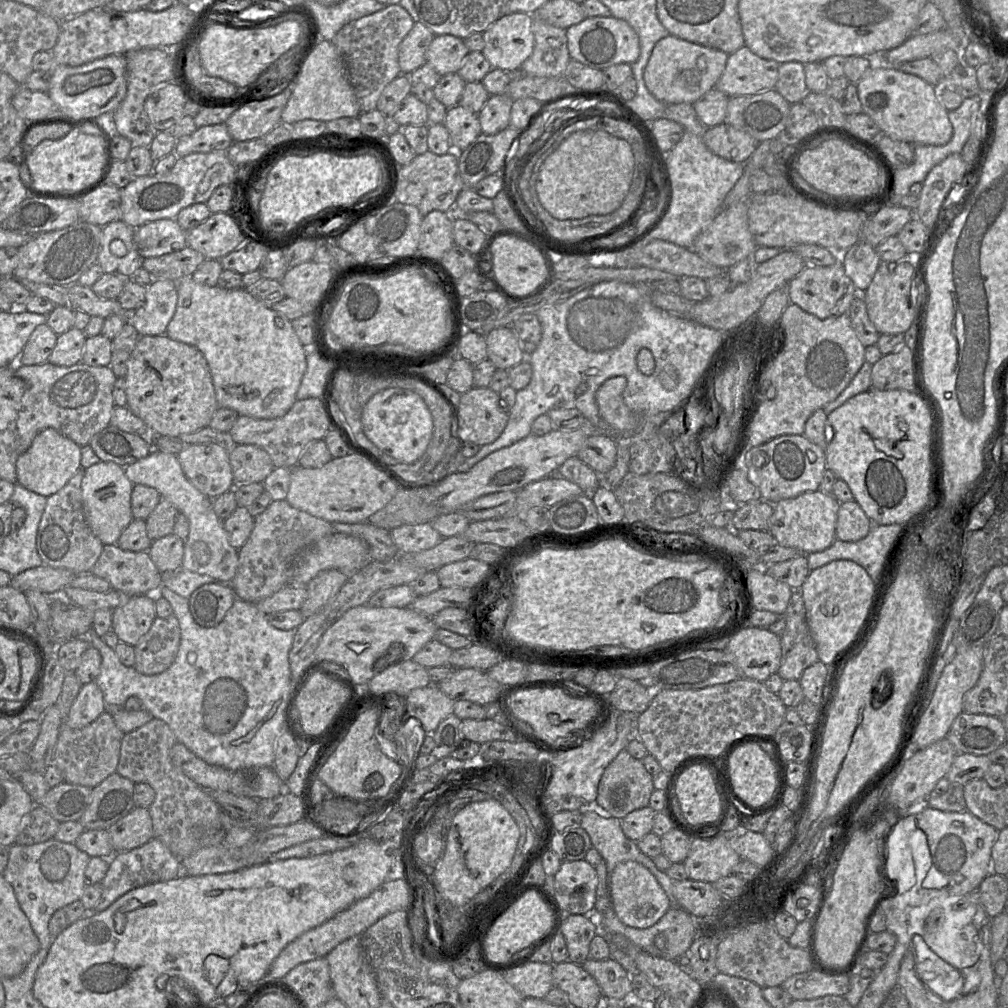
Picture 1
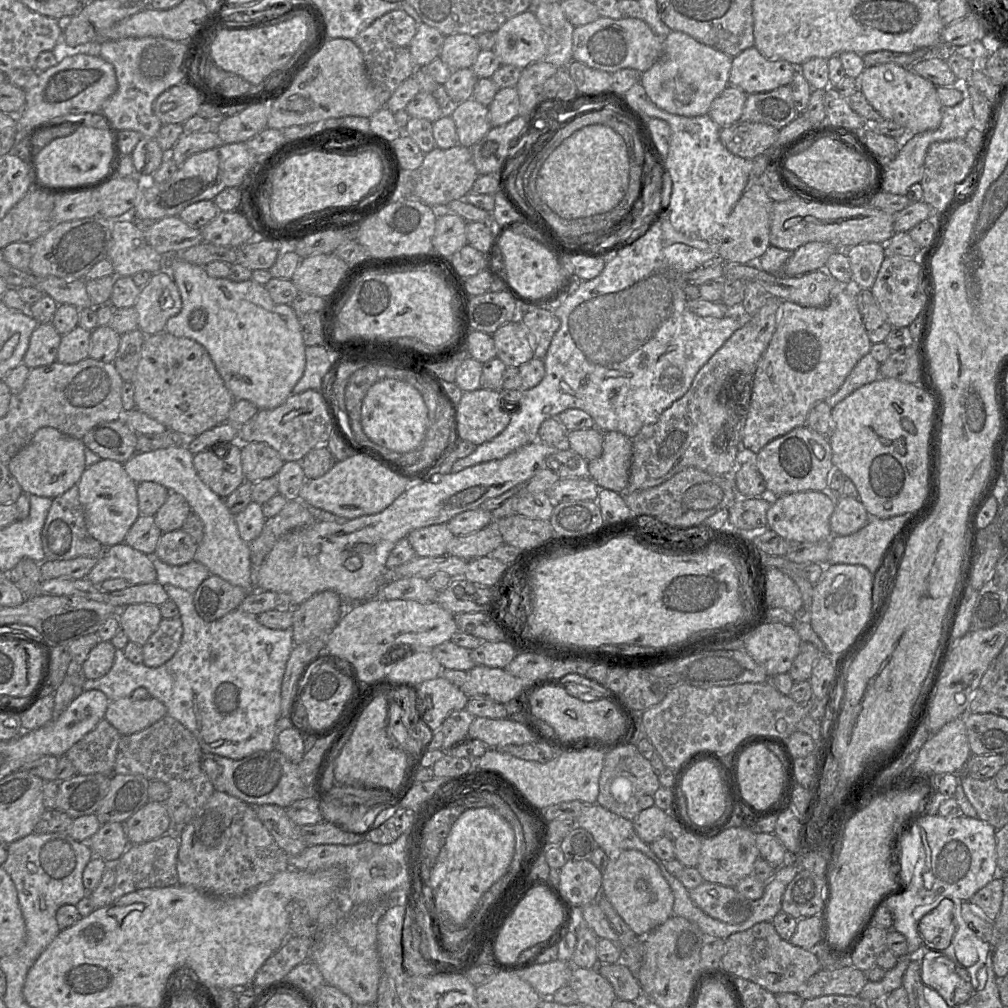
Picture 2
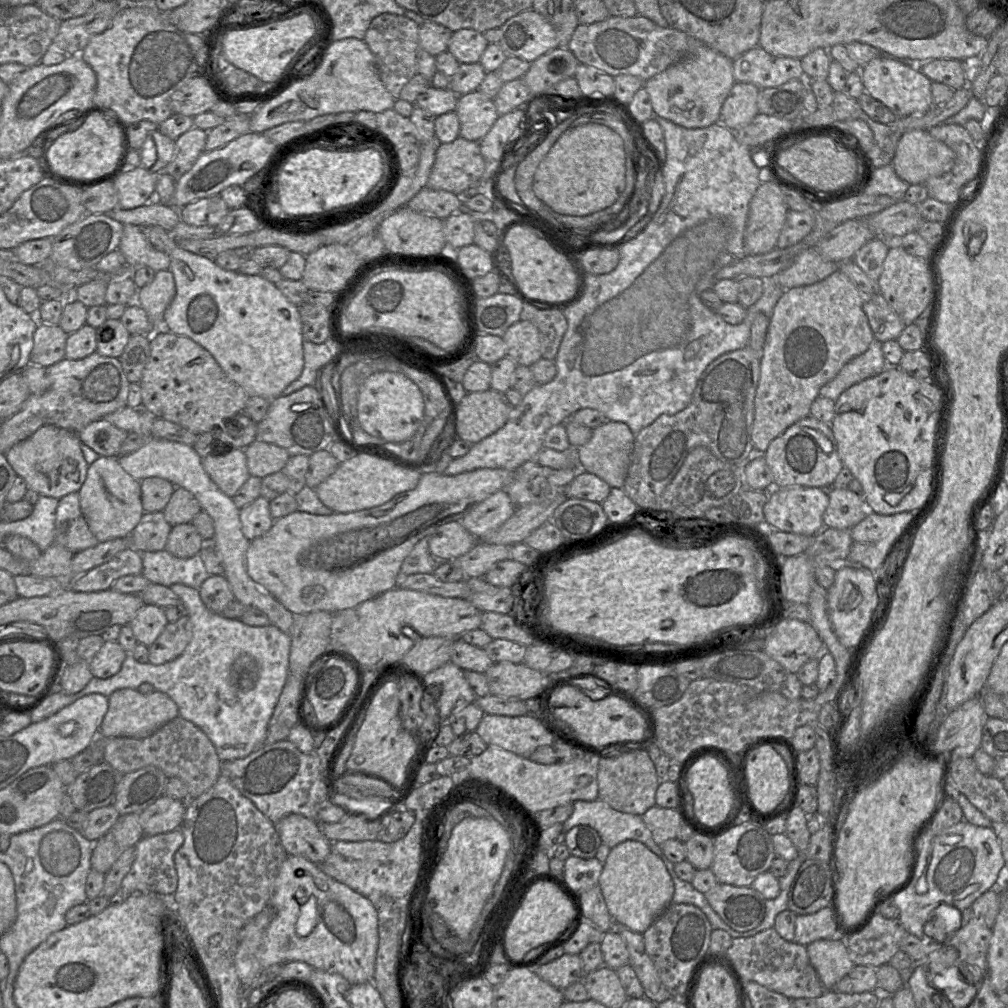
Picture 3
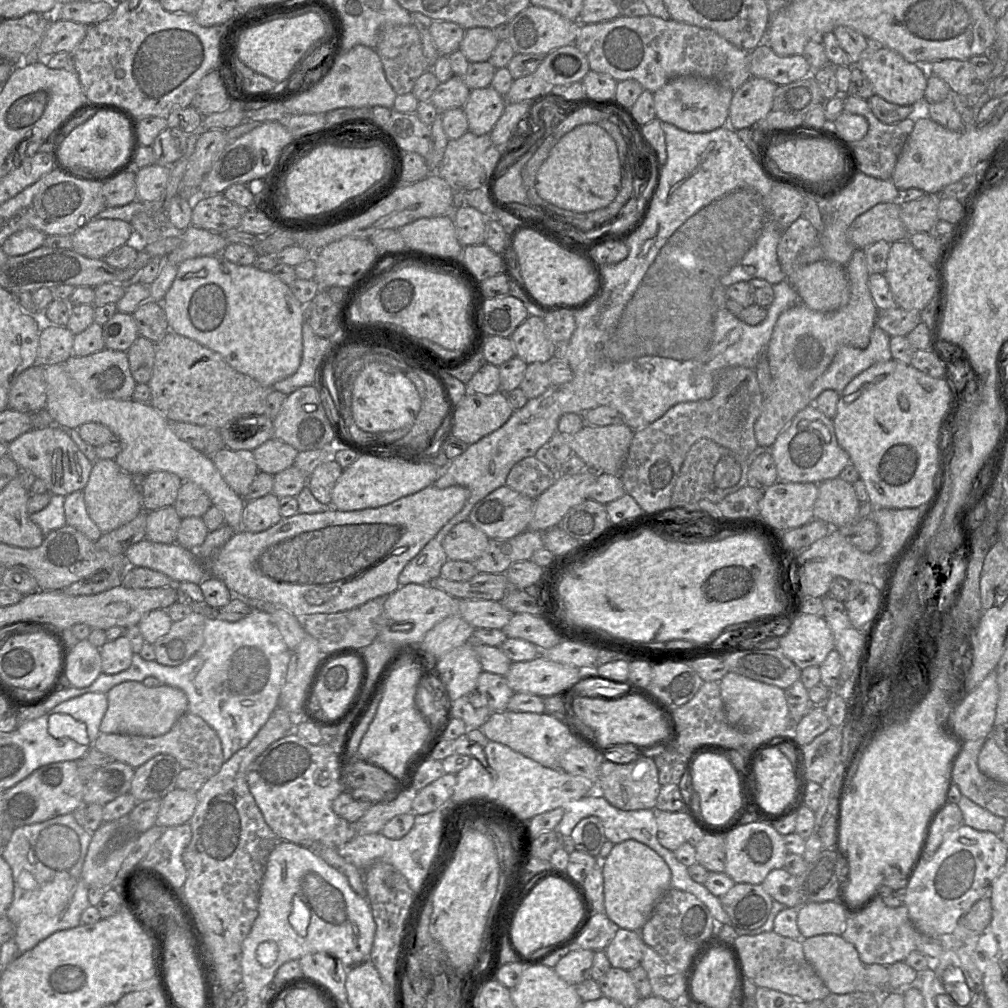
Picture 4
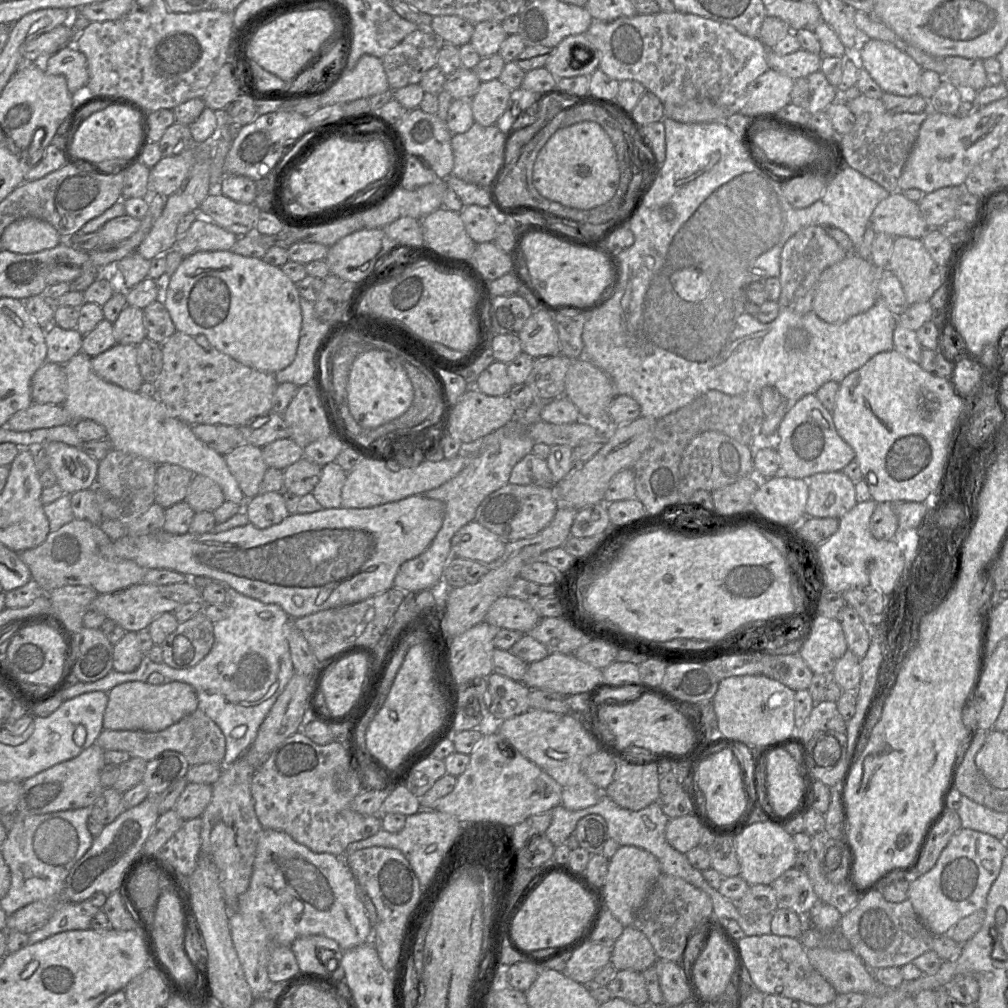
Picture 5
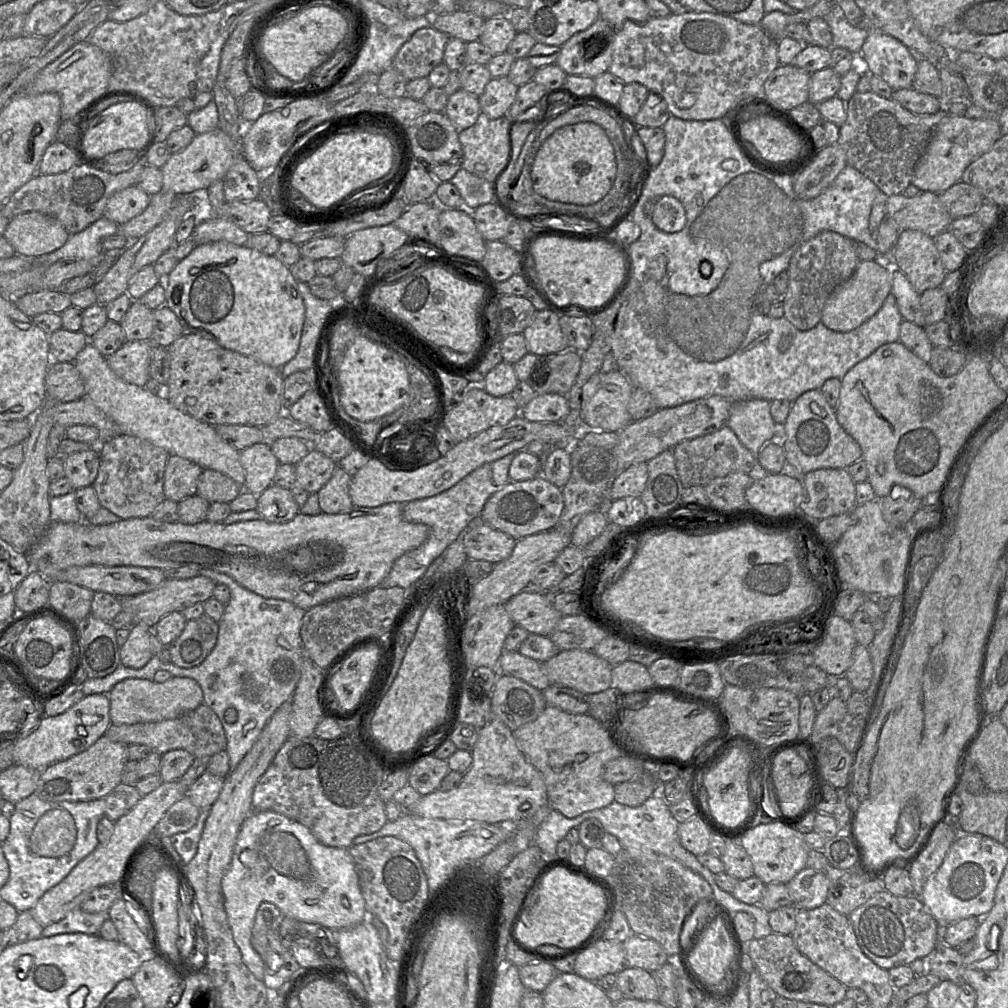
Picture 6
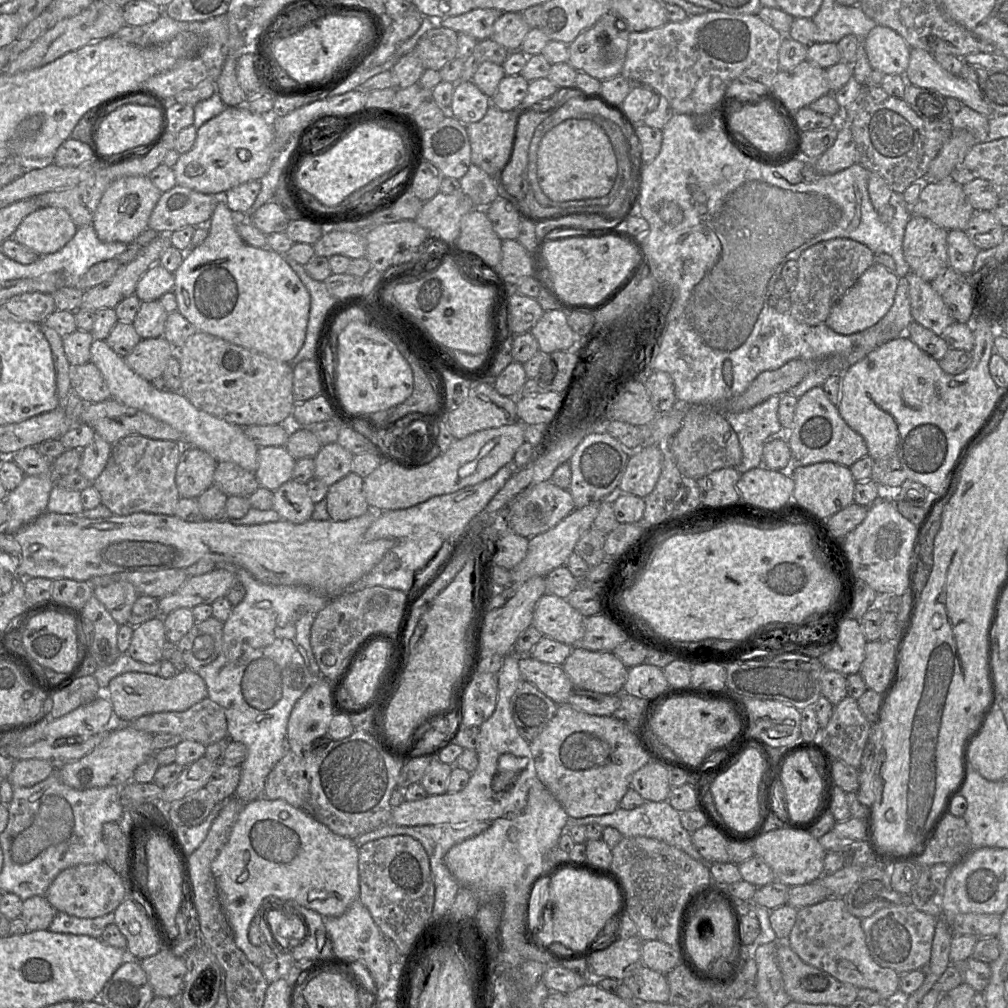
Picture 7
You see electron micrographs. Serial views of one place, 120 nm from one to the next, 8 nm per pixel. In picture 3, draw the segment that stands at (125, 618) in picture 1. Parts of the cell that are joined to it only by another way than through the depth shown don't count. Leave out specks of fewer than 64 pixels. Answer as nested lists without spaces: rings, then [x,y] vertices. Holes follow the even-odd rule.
[[[144,604],[128,625],[130,625],[137,642],[149,647],[163,632],[167,624],[164,608],[153,604]]]

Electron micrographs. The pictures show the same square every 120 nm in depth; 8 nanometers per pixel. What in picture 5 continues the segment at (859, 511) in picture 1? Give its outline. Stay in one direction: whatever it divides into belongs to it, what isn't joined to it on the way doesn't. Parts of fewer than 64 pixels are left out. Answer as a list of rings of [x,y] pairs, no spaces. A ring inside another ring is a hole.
[[[821,472],[804,478],[809,496],[806,516],[841,518],[856,504],[855,483],[843,472]]]

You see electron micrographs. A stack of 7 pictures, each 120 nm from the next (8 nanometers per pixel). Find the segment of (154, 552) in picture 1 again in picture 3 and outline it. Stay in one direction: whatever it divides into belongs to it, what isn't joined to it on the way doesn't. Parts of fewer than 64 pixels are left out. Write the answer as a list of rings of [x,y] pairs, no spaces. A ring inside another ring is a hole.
[[[190,522],[172,527],[165,550],[179,558],[190,558],[199,554],[205,543],[196,527]]]

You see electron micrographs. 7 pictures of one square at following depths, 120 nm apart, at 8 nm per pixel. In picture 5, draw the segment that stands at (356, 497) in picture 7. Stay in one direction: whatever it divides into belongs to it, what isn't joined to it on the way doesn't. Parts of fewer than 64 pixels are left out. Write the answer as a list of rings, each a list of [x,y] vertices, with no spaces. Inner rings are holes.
[[[335,461],[322,466],[321,477],[311,492],[324,509],[342,508],[341,493],[347,472]]]

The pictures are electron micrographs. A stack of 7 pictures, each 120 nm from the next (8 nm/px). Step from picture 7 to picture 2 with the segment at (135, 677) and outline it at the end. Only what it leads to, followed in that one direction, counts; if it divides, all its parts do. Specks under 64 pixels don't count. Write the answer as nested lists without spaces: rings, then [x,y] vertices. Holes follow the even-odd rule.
[[[125,697],[109,702],[105,719],[121,735],[130,735],[151,726],[166,715],[166,706],[156,698],[135,700]]]

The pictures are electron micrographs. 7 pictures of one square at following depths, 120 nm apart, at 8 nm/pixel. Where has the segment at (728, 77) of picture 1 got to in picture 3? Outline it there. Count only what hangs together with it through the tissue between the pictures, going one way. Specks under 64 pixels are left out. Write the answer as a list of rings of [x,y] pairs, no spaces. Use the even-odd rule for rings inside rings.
[[[756,46],[733,60],[733,75],[736,82],[750,83],[761,89],[779,87],[793,79],[804,78],[801,59],[773,56]]]

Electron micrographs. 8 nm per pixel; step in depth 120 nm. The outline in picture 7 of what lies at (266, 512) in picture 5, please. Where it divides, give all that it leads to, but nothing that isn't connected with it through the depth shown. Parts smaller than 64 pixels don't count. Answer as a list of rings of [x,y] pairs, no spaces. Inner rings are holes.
[[[292,479],[282,484],[274,492],[274,509],[281,517],[295,524],[312,519],[315,503],[308,494],[306,483]]]

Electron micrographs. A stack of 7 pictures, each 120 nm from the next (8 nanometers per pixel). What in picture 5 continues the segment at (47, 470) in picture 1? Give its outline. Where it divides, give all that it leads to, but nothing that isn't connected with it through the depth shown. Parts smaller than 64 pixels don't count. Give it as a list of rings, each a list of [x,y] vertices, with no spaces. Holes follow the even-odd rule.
[[[50,442],[43,447],[48,456],[49,467],[64,493],[72,494],[94,487],[99,461],[86,454],[81,447],[61,442]]]

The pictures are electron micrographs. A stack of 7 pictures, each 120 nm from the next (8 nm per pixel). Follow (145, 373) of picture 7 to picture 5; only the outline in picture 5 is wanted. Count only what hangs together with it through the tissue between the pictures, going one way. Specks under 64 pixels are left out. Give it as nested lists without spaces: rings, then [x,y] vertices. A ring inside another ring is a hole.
[[[116,343],[107,351],[92,357],[92,368],[103,380],[139,392],[144,380],[137,363],[137,345]]]

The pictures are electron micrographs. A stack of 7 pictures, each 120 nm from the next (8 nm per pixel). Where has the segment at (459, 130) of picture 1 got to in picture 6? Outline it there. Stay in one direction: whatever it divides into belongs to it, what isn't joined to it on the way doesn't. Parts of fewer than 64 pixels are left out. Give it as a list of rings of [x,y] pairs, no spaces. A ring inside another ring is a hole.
[[[508,77],[492,78],[478,97],[481,112],[490,119],[498,119],[507,115],[516,99],[518,88]]]

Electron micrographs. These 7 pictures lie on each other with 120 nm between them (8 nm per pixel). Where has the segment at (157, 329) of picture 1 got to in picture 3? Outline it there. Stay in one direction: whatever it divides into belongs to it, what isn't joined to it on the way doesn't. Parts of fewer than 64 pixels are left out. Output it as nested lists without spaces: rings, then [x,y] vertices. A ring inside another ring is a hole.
[[[170,270],[155,273],[154,279],[137,291],[135,302],[147,313],[157,327],[176,294],[175,280]]]

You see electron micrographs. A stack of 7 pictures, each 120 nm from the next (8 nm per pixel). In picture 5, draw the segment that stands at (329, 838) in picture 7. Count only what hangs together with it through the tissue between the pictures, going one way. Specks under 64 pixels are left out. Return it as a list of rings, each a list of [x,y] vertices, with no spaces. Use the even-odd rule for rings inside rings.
[[[263,829],[257,844],[250,885],[229,917],[232,941],[255,1000],[270,990],[267,966],[276,946],[288,946],[301,936],[323,935],[335,940],[343,951],[370,940],[373,927],[357,896],[357,881],[341,857],[315,853],[283,831]]]

